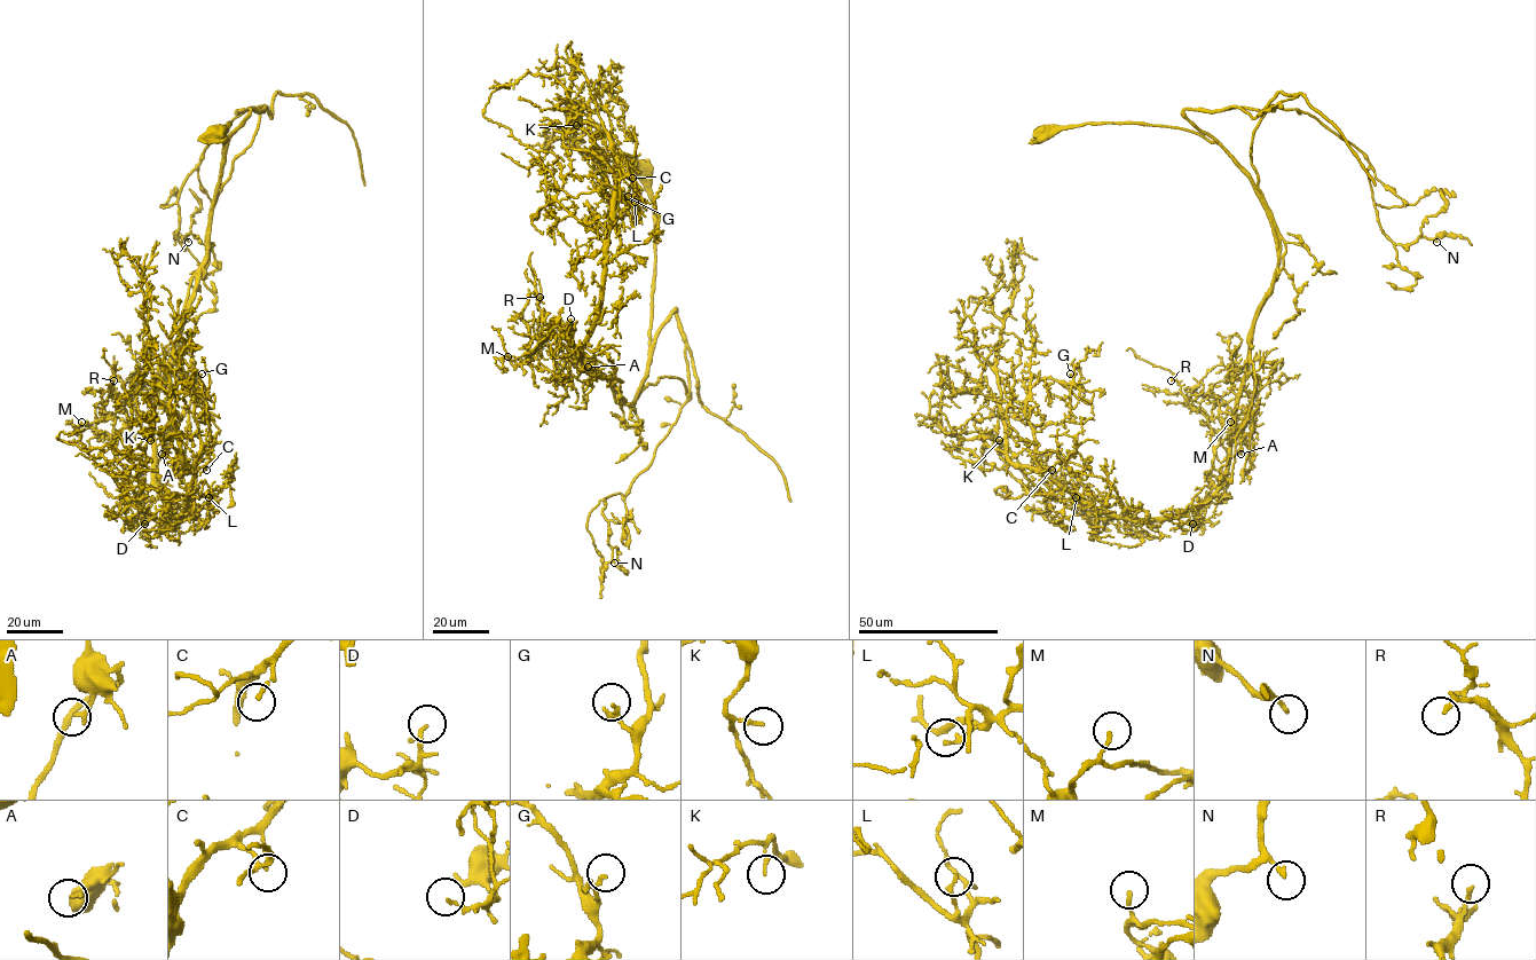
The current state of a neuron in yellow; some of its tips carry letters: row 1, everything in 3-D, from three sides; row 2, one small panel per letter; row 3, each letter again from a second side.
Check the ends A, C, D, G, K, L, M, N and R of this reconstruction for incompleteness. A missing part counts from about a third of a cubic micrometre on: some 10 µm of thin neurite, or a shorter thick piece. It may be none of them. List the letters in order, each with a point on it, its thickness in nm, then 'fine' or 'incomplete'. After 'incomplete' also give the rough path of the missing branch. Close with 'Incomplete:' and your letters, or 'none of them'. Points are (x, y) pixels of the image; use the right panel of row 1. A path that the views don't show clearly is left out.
A: (1241, 454) | 170 nm | fine
C: (1052, 470) | 140 nm | fine
D: (1192, 524) | 150 nm | fine
G: (1070, 374) | 180 nm | fine
K: (999, 440) | 150 nm | fine
L: (1076, 497) | 160 nm | fine
M: (1230, 422) | 140 nm | fine
N: (1436, 242) | 160 nm | incomplete
R: (1171, 380) | 180 nm | fine
Incomplete: N

